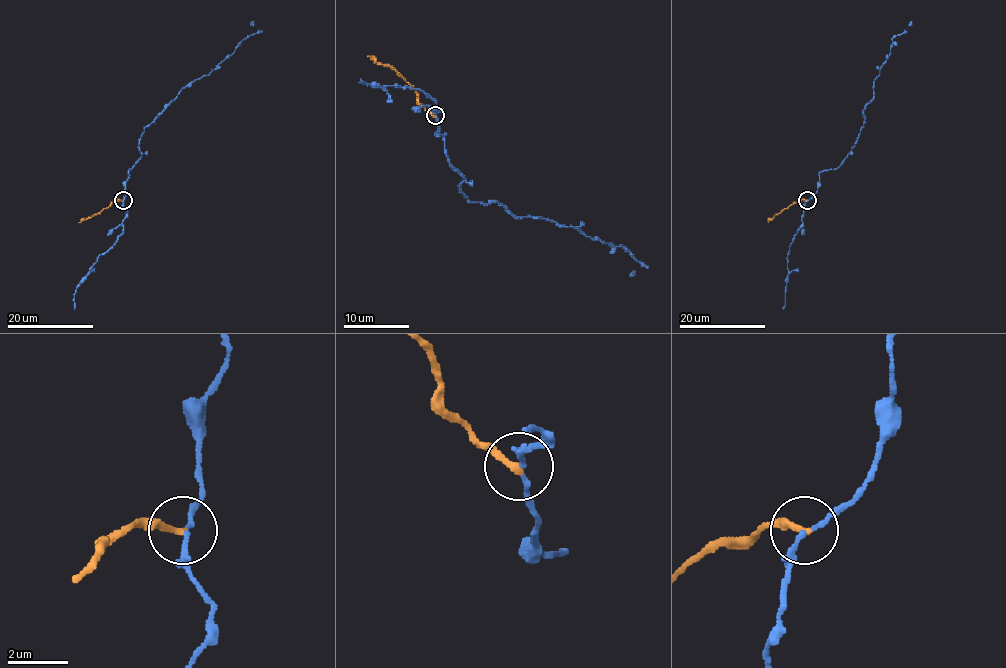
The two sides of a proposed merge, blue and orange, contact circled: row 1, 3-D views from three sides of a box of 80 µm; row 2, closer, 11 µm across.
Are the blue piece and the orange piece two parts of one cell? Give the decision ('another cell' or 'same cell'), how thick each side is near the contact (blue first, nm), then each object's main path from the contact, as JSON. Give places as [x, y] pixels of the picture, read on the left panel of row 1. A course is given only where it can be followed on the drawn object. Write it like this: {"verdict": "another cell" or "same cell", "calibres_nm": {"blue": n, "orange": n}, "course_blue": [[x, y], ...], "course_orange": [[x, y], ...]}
{"verdict": "another cell", "calibres_nm": {"blue": 150, "orange": 220}, "course_blue": [[122, 201], [129, 172], [142, 156], [138, 143], [146, 127], [178, 92], [209, 74], [258, 31], [251, 21]], "course_orange": [[122, 201], [115, 200], [78, 222]]}

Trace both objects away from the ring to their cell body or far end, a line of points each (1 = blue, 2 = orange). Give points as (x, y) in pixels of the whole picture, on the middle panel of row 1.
1: (435, 115), (471, 202), (499, 202), (520, 218), (541, 217), (623, 246), (641, 264), (632, 276)
2: (435, 115), (418, 102), (418, 94), (394, 69), (367, 56)

